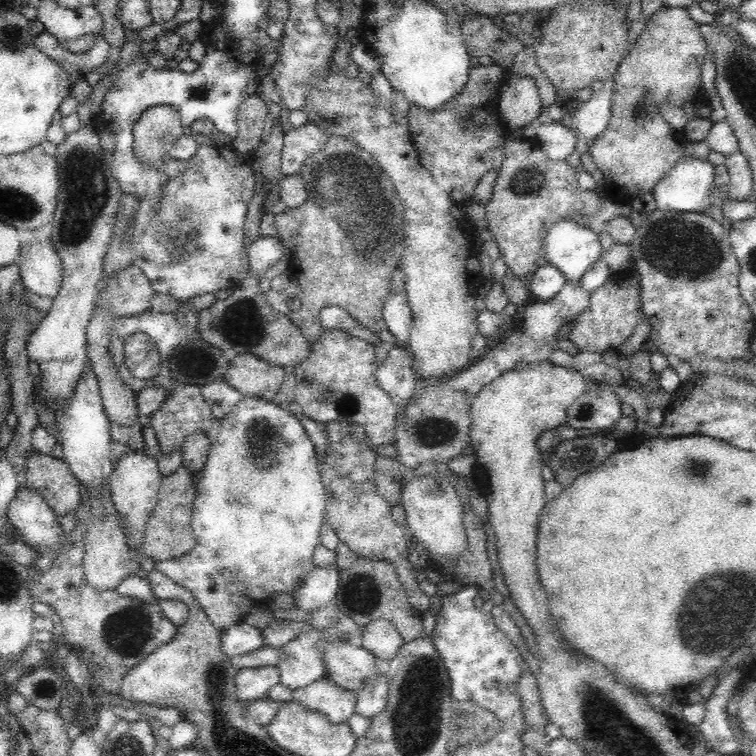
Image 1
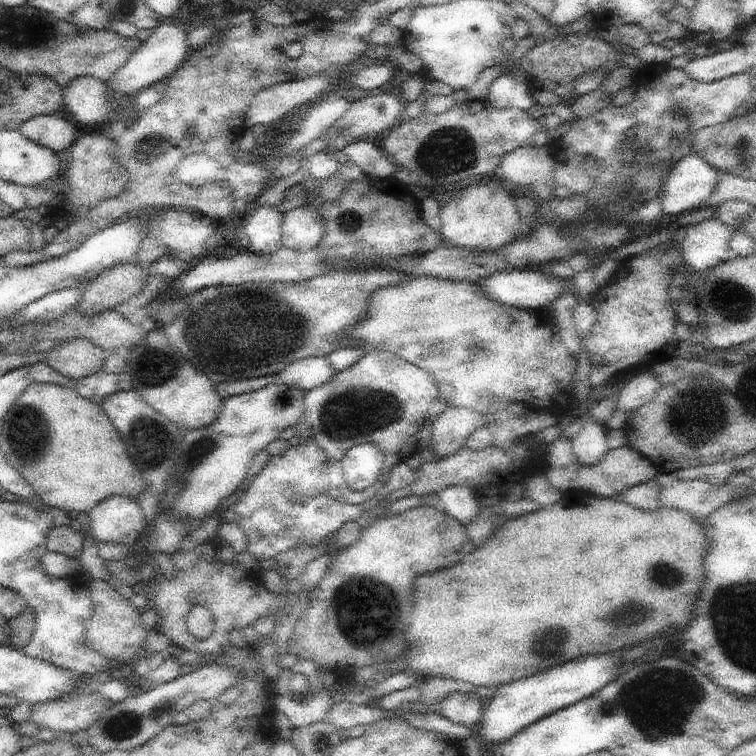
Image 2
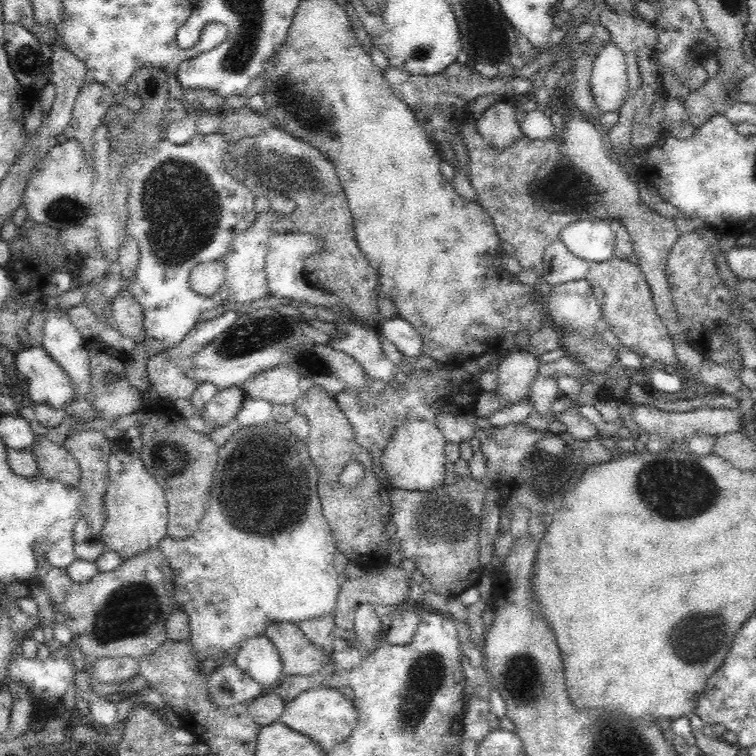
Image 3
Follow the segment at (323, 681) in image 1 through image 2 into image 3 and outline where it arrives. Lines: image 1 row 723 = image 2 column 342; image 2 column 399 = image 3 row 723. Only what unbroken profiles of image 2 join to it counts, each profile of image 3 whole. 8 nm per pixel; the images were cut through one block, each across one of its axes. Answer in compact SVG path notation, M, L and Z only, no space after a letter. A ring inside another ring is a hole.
M326 686L302 692L294 700L285 703L284 710L279 716L280 721L288 728L308 735L310 739L320 743L320 748L326 753L327 750L351 735L352 729L358 722L357 718L358 713L354 700L348 700L338 689Z

